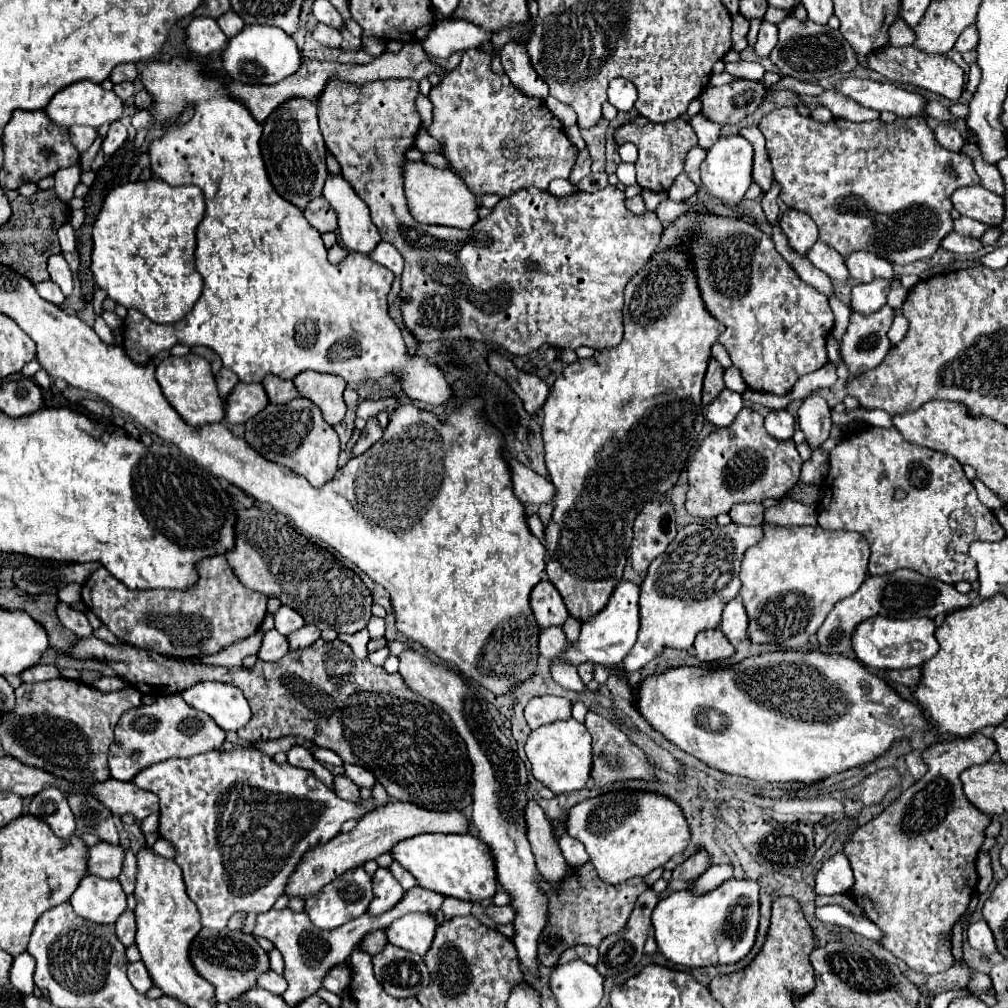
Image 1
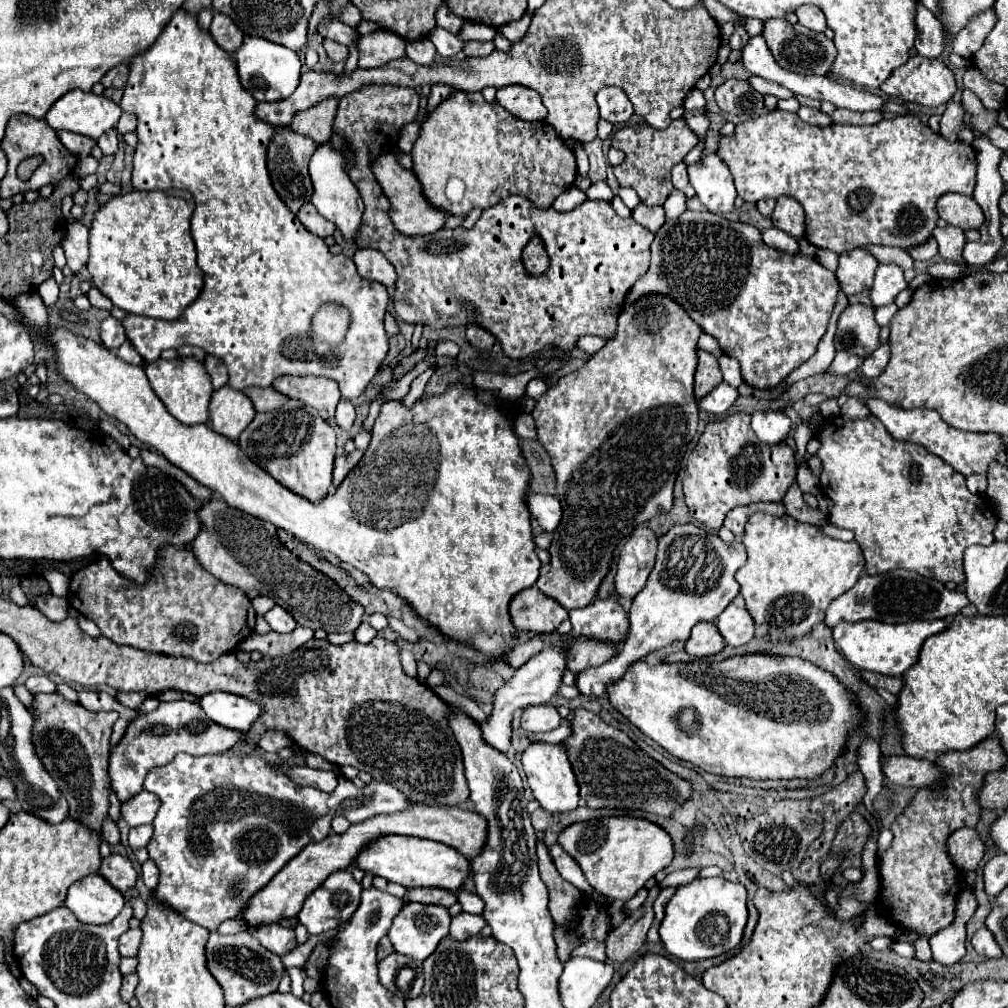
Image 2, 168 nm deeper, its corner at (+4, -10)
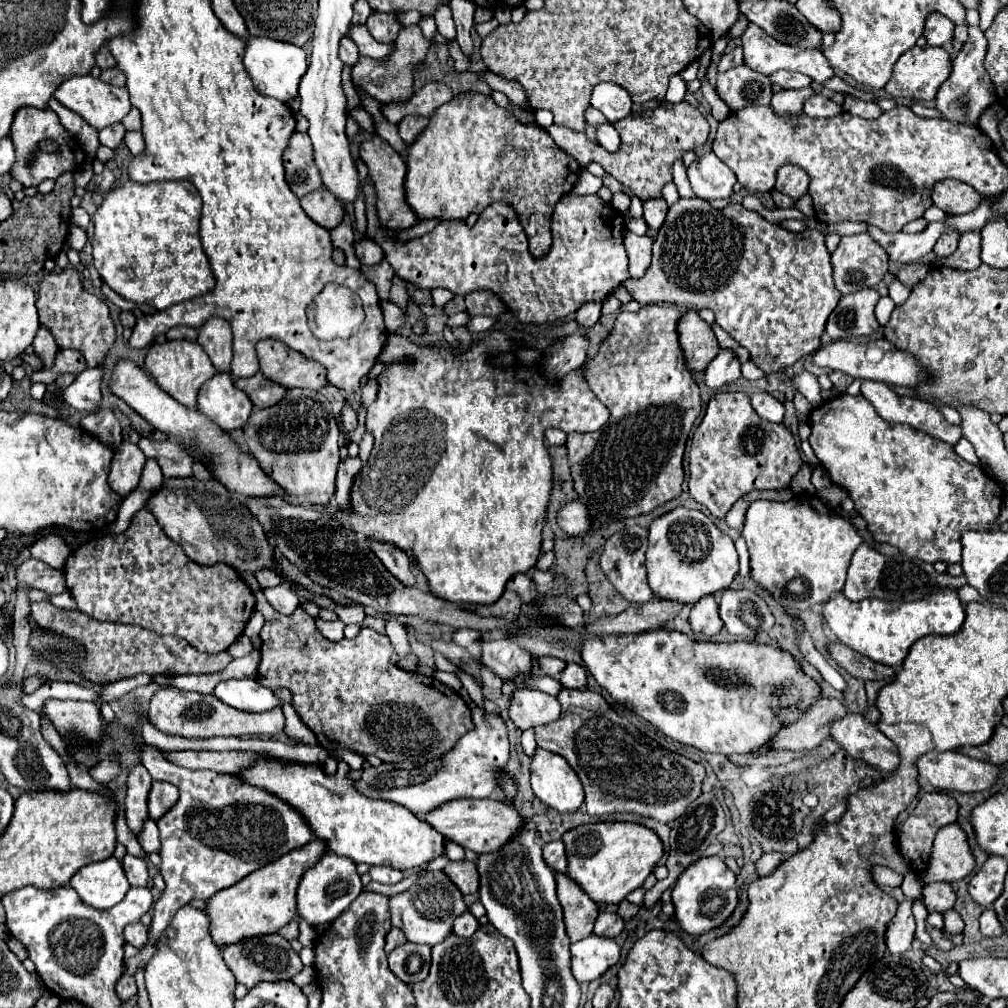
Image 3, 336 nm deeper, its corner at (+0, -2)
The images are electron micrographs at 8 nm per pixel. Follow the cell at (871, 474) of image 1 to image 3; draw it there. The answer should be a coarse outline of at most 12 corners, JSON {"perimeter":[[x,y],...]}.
{"perimeter":[[863,395],[809,443],[877,543],[959,563],[1003,487]]}

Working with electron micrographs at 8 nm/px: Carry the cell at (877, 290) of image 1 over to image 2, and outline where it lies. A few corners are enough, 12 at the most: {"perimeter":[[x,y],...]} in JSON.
{"perimeter":[[879,265],[869,293],[875,309],[907,289],[897,265]]}

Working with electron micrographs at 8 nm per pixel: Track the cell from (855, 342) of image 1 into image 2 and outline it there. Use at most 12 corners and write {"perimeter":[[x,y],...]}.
{"perimeter":[[849,305],[835,347],[865,359],[879,345],[871,307]]}

